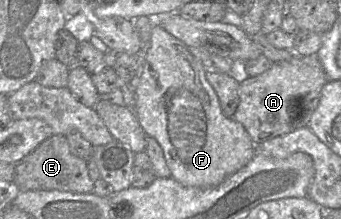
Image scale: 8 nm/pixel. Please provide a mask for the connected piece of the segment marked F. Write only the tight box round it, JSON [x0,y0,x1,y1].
[133,25,255,186]

